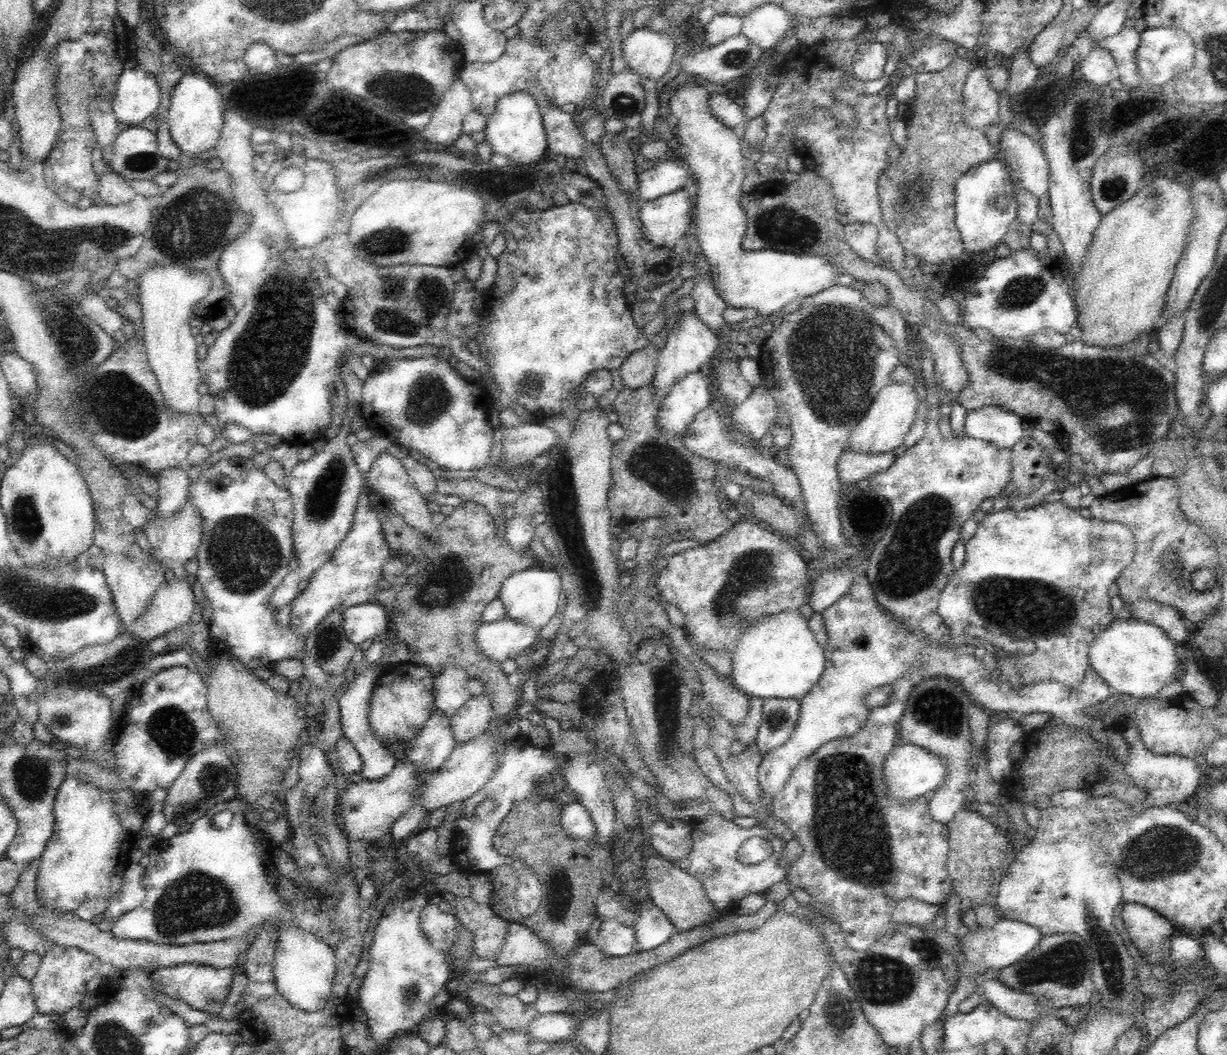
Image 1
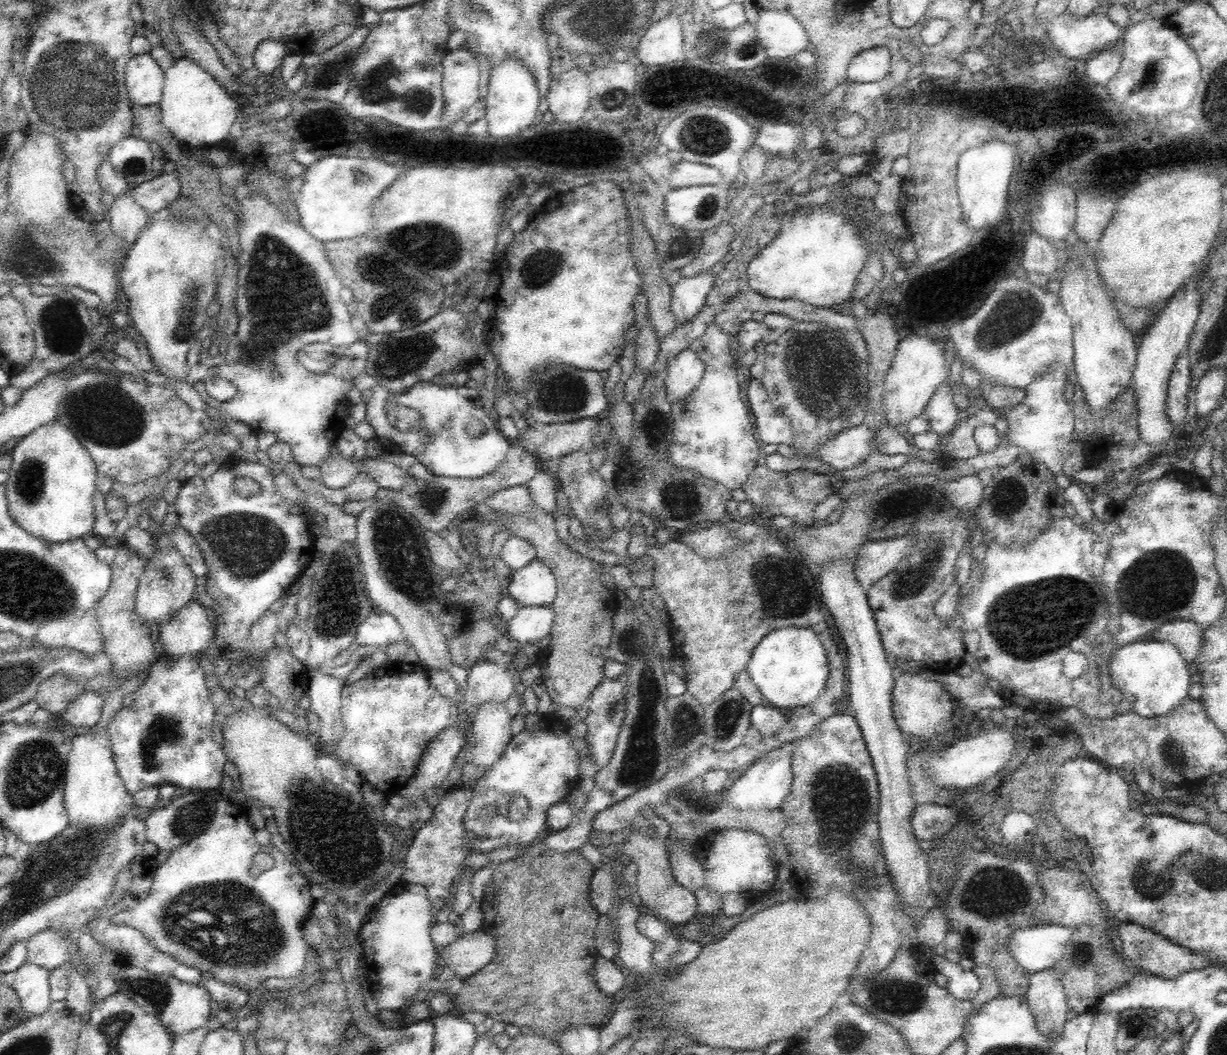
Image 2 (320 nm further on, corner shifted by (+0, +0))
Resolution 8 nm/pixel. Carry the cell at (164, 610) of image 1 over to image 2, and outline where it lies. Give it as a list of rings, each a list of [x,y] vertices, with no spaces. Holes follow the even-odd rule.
[[[193,600],[160,626],[159,643],[169,657],[199,656],[210,647],[216,629],[212,612]]]

